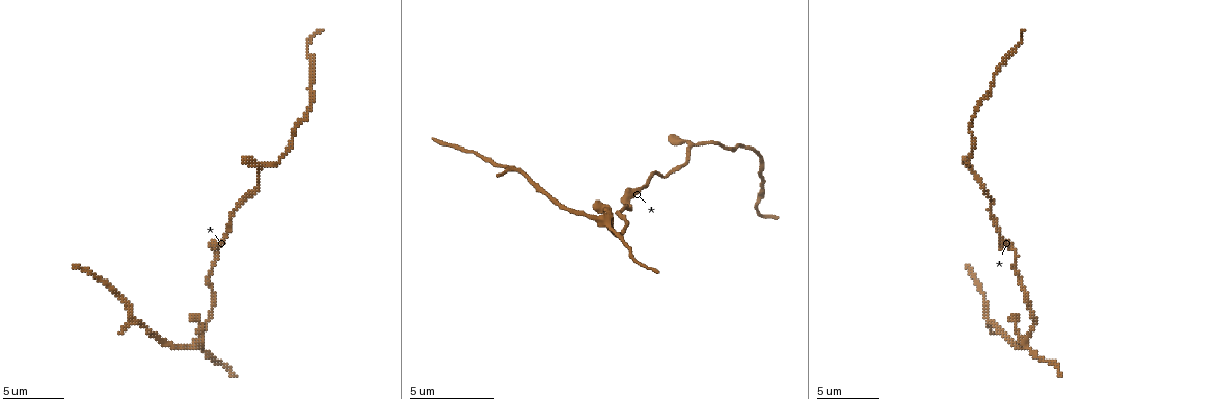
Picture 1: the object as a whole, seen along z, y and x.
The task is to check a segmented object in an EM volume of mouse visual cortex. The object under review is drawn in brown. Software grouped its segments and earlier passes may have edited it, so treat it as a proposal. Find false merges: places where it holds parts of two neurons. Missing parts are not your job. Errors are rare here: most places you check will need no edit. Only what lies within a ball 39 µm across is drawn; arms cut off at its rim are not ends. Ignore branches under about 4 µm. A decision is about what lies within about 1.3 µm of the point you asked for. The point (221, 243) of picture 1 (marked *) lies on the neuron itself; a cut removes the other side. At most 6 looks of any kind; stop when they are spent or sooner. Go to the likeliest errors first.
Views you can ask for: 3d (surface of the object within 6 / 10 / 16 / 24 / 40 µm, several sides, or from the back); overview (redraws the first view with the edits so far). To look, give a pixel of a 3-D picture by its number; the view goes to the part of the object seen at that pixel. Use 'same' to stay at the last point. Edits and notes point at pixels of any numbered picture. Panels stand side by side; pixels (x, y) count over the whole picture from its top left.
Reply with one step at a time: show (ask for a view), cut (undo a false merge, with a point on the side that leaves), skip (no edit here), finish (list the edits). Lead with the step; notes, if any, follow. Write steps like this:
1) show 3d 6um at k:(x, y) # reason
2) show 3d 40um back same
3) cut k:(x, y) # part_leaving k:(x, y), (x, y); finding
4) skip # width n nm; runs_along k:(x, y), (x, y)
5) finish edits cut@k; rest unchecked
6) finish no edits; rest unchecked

show 3d 6um at 1:(626, 208) # a narrow waist

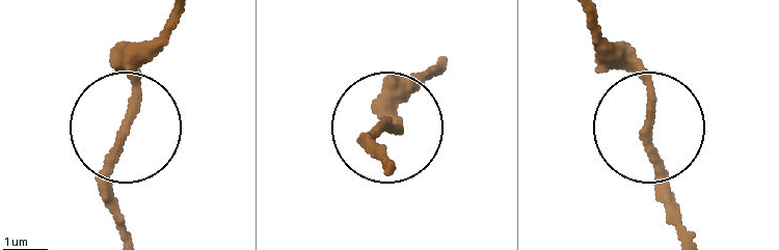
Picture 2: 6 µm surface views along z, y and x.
skip # width 170 nm; continuous, no second neuron

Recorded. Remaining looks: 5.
show 3d 6um at 1:(691, 156) # thin neck

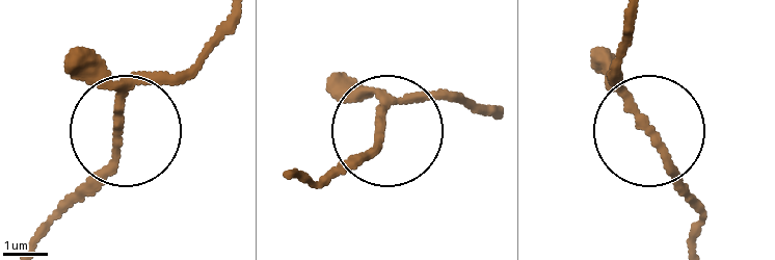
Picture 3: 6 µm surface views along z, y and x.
skip # runs_along 3:(694, 242), (687, 186), (609, 78); all the same neuron

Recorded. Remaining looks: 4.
show 3d 6um at 1:(311, 72) # calibre changes

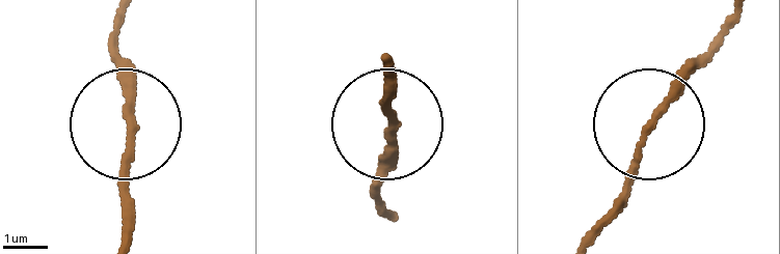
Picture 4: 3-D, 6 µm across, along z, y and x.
skip # runs_along 4:(595, 230), (648, 119), (726, 33); continuous, no second neuron

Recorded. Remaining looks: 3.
finish no edits; rest unchecked

